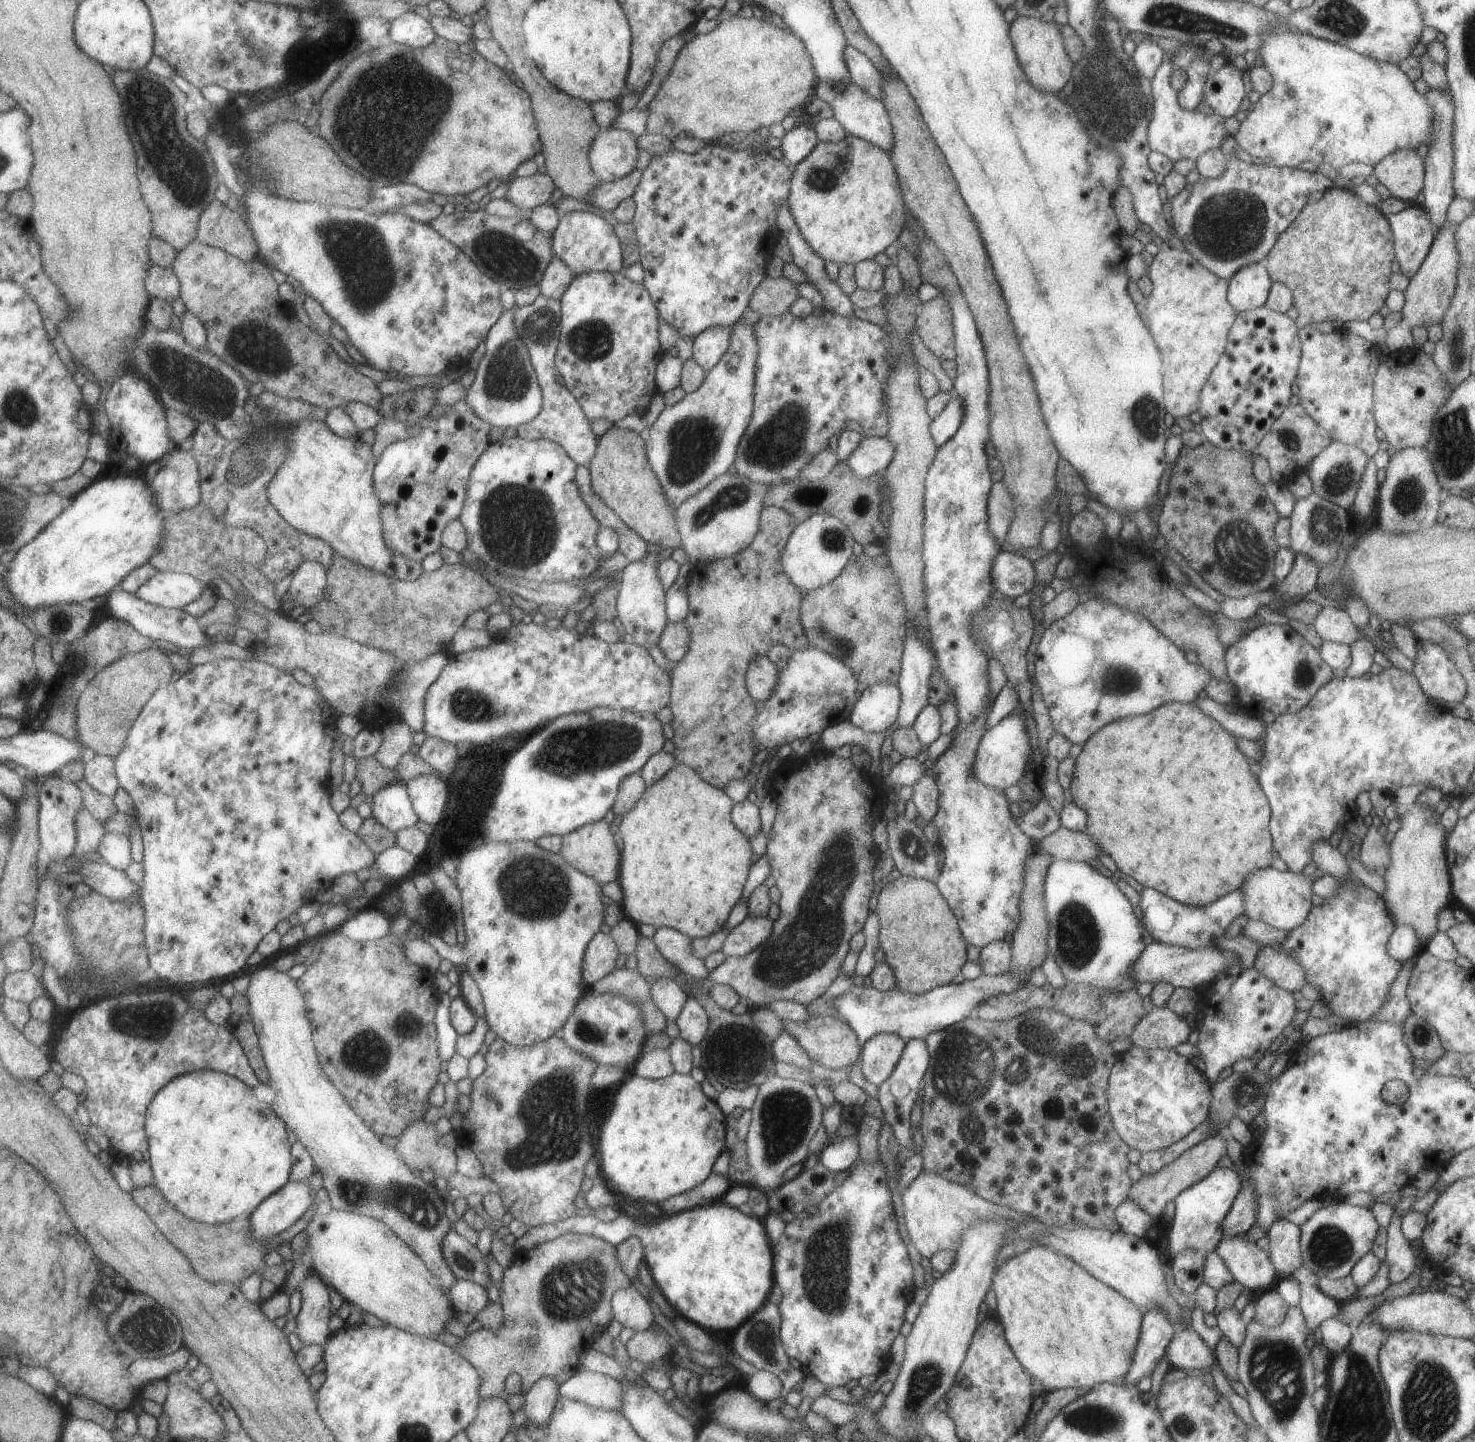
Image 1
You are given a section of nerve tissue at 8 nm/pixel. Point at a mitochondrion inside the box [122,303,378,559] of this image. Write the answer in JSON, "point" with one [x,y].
{"point":[191,383]}

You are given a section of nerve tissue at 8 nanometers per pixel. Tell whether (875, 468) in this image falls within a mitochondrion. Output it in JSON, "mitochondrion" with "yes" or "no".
{"mitochondrion":"no"}

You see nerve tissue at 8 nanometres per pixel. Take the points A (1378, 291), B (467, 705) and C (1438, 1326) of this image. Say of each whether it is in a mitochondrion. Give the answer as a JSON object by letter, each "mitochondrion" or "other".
{"A":"other","B":"mitochondrion","C":"other"}

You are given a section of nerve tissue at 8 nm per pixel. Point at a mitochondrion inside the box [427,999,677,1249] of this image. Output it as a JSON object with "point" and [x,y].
{"point":[555,1131]}

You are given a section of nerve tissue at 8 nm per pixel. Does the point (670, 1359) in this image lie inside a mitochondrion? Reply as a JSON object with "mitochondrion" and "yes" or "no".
{"mitochondrion":"no"}

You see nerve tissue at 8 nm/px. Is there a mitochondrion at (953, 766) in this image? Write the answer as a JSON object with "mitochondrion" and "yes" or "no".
{"mitochondrion":"no"}

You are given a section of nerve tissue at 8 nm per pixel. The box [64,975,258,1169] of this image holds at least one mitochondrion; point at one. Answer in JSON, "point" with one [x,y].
{"point":[142,1019]}

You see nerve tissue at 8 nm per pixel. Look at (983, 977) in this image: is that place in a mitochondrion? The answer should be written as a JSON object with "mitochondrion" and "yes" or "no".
{"mitochondrion":"no"}

